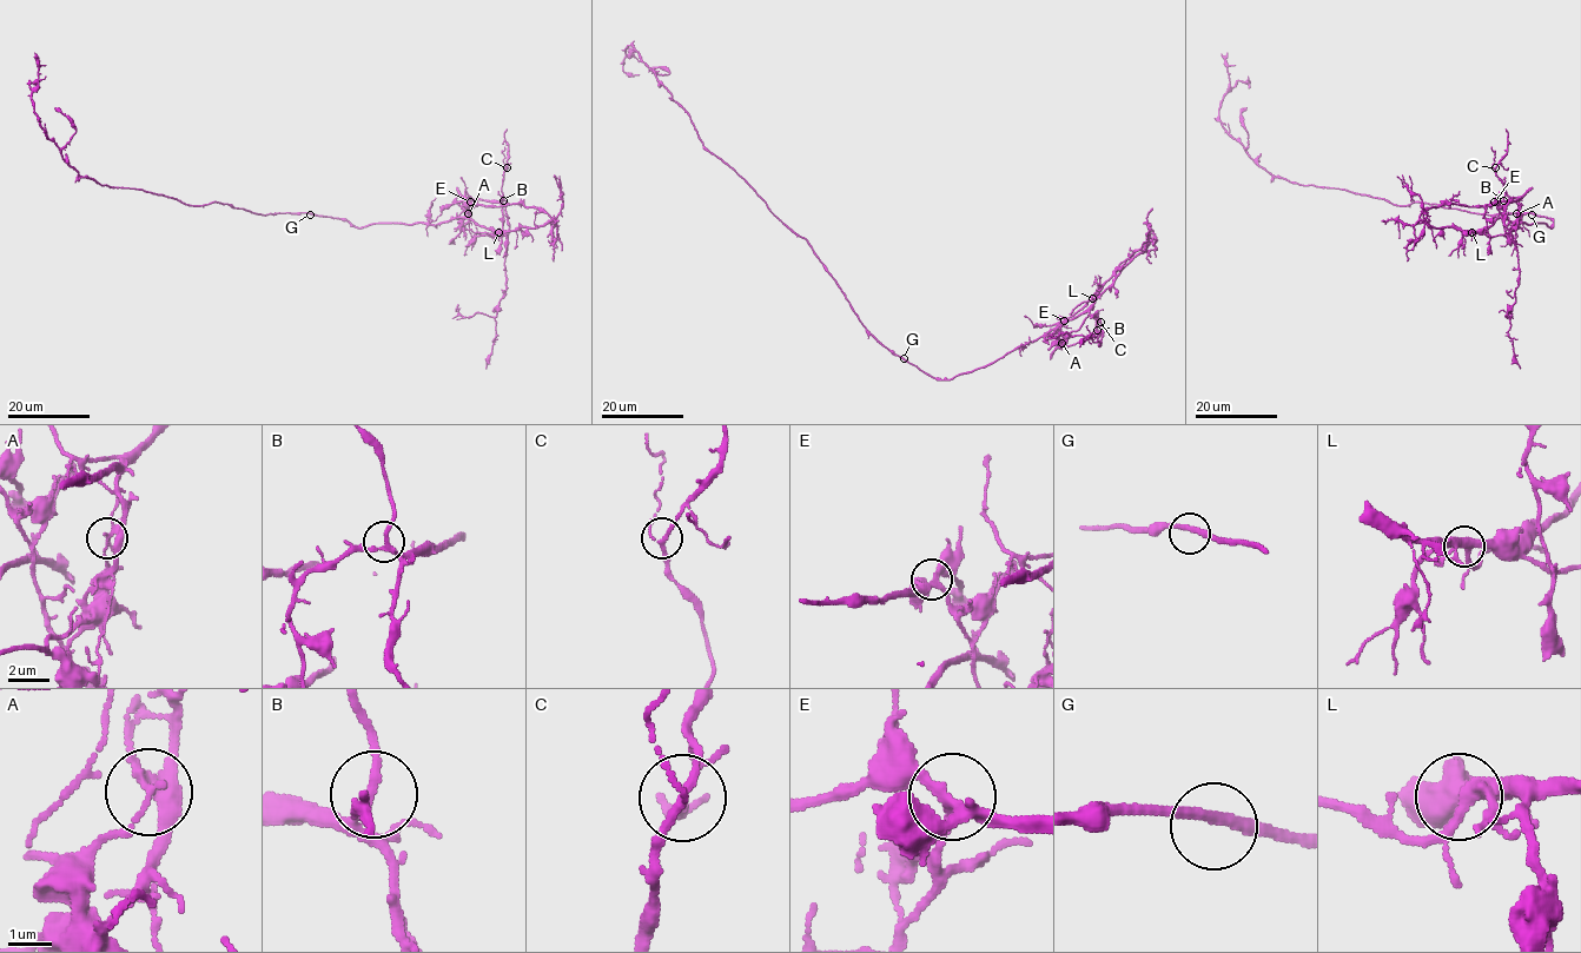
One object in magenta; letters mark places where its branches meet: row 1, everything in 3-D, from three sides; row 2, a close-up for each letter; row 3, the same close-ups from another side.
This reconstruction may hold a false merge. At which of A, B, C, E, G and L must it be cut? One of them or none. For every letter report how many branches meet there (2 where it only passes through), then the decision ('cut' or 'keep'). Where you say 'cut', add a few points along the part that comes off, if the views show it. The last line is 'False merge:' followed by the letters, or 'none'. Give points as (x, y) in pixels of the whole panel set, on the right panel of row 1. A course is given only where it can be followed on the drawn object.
A: branches 3; cut; course (1516, 213), (1520, 200), (1510, 200), (1505, 219), (1517, 251), (1520, 284), (1507, 313), (1508, 336), (1520, 368)
B: branches 3; keep
C: branches 3; keep
E: branches 4; keep
G: branches 2; keep
L: branches 5; keep
False merge: A

